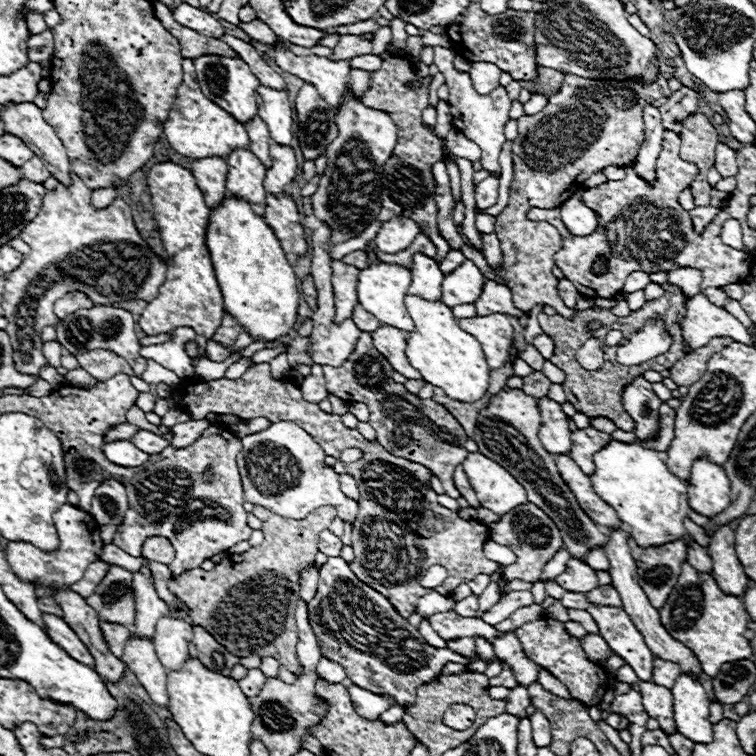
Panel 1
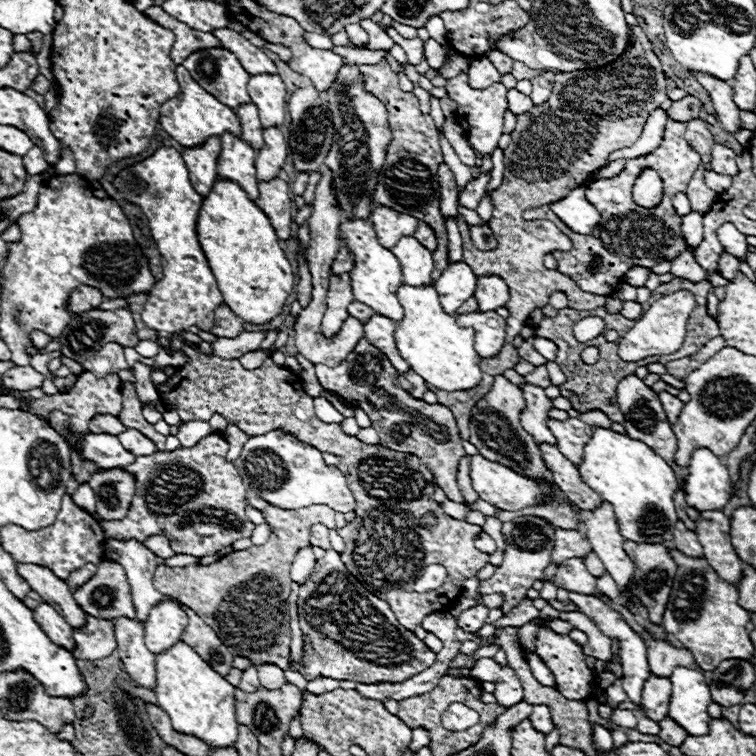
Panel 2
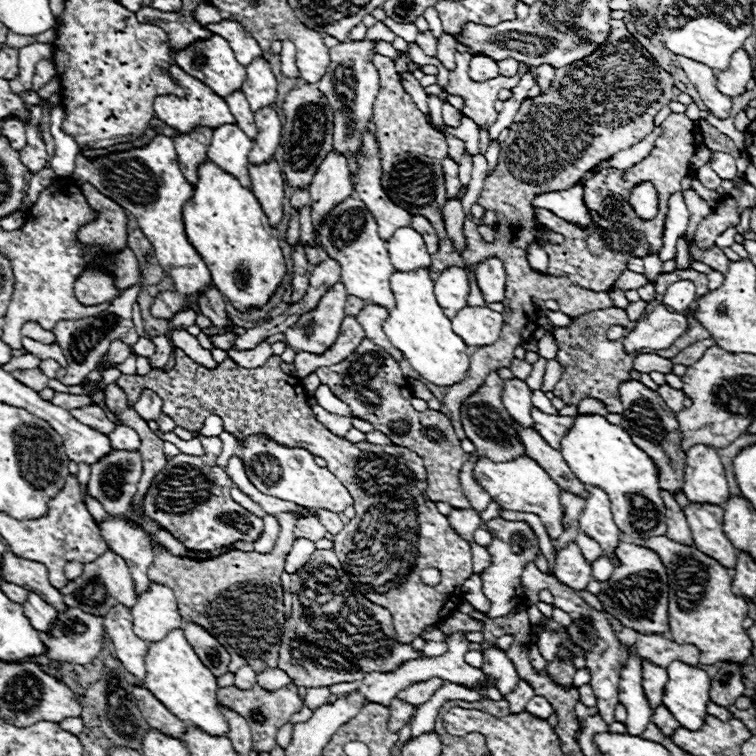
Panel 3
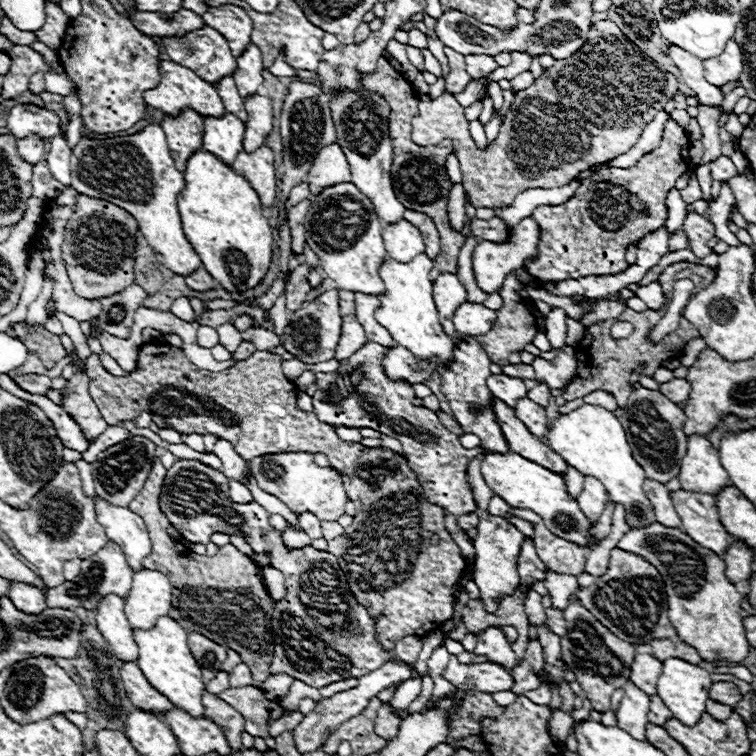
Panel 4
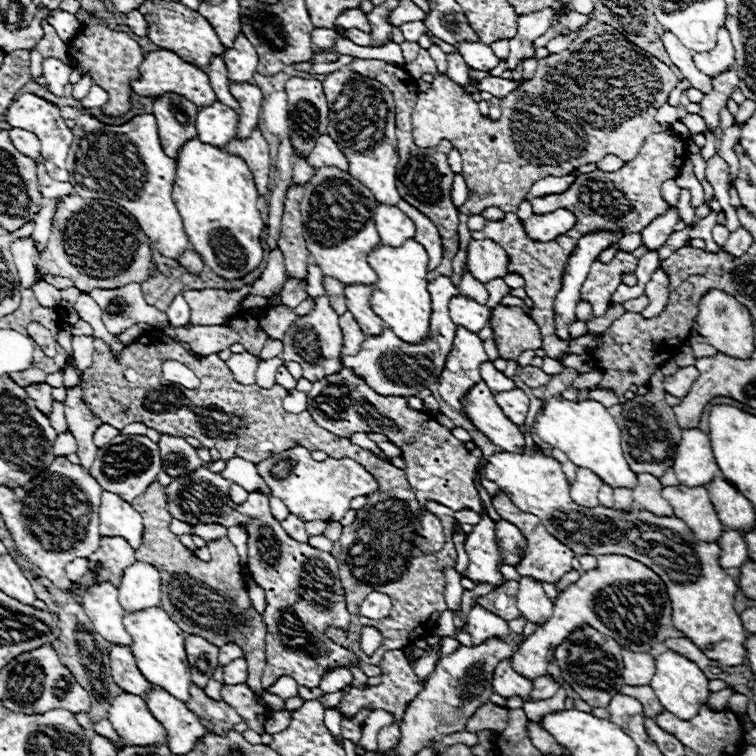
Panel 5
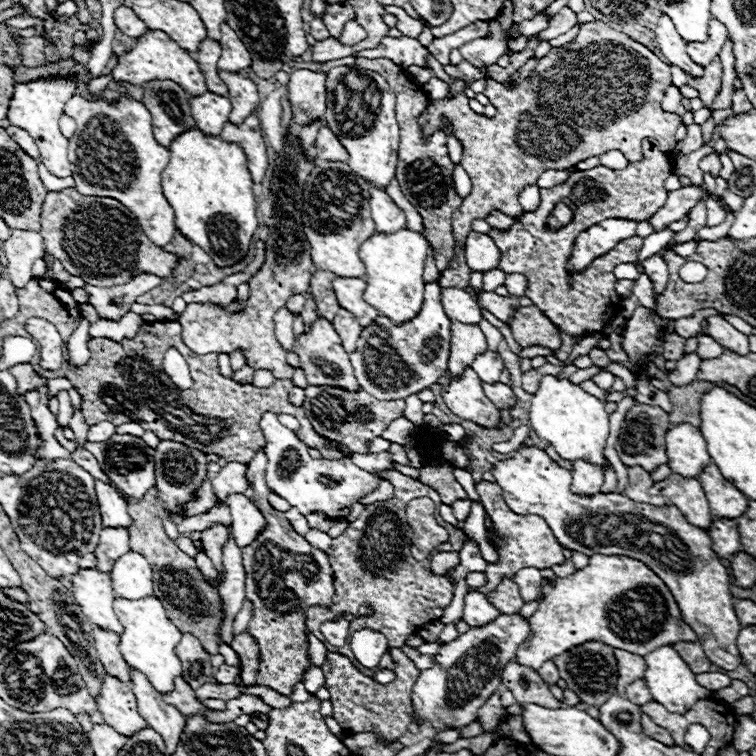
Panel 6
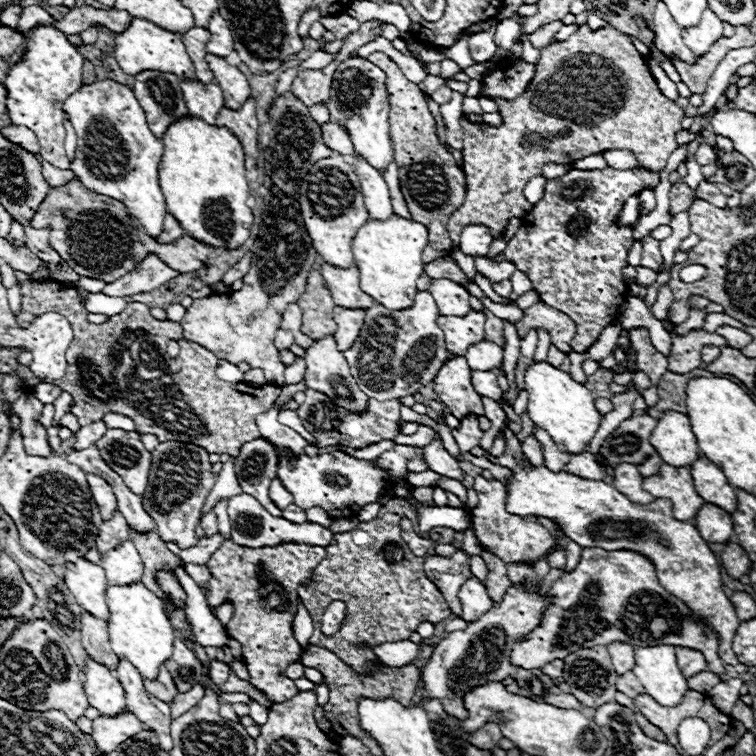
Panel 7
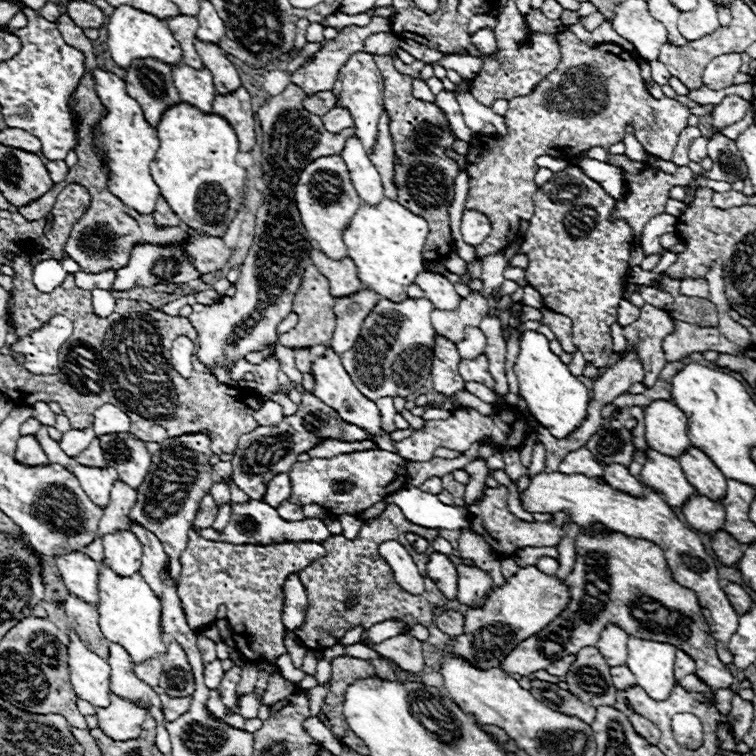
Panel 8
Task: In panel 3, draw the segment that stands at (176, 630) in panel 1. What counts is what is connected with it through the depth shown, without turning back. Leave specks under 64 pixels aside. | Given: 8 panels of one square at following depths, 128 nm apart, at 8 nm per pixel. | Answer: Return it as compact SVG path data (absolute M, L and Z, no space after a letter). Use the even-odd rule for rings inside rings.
M150 582L144 594L136 596L136 604L130 608L134 632L146 642L156 642L172 628L182 626L178 616L178 606L172 590L168 586Z

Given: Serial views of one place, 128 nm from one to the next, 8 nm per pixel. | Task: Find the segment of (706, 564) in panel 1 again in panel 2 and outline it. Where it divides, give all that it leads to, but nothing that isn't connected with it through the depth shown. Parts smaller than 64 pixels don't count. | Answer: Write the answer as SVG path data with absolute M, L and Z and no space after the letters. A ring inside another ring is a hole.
M678 520L676 526L674 526L674 540L672 542L674 542L676 550L680 550L680 552L684 552L688 556L694 556L694 558L696 556L704 556L696 534L692 530L688 530L682 520Z

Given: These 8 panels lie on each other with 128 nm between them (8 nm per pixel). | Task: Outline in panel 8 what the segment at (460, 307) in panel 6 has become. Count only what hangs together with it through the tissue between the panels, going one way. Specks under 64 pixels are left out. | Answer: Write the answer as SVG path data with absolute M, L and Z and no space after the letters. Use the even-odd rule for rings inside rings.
M424 270L416 276L416 284L422 288L424 298L428 298L434 304L434 308L454 310L460 302L460 296L456 294L452 282L448 282L440 274L432 274L432 272Z

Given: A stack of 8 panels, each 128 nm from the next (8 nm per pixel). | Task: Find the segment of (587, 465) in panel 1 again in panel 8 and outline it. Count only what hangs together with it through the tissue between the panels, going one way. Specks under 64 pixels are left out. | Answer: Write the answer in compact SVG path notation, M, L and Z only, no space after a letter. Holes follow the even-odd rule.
M480 354L478 358L474 360L466 360L462 358L460 364L458 364L458 372L464 380L474 380L474 382L480 382L480 384L486 384L488 388L494 386L494 380L488 372L488 358L484 354Z

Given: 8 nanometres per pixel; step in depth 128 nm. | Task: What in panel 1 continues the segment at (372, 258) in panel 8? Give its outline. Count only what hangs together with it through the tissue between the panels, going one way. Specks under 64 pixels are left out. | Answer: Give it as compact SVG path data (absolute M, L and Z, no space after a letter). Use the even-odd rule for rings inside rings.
M406 294L404 304L410 318L414 320L414 330L408 332L406 338L408 362L422 374L428 384L442 388L450 398L462 402L480 400L486 394L490 378L490 368L486 364L480 342L458 326L452 310L444 306L444 302L430 302L420 296Z

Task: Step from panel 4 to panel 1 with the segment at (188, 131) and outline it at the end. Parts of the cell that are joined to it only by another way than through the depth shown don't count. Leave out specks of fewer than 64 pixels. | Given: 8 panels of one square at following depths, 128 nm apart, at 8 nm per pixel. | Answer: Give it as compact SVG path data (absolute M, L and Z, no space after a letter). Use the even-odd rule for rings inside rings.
M218 156L192 160L192 174L200 190L204 190L204 198L210 208L220 204L226 196L226 168L226 160Z

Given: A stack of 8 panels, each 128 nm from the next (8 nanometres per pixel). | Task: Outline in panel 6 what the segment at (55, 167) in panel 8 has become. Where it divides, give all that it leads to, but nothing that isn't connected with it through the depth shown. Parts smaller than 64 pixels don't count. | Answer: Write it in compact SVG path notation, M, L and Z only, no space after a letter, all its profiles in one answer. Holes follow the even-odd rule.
M42 163L38 164L38 172L48 192L56 192L56 190L64 190L64 188L72 188L72 186L74 186L74 178L72 178L72 176L68 176L68 178L58 178L58 176L50 174L50 172L46 170L46 166Z

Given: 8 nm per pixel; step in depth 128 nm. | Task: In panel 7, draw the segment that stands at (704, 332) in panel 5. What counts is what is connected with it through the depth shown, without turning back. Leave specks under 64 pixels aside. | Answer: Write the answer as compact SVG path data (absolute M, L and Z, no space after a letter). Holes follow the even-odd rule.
M720 326L716 332L718 332L720 336L724 336L732 348L744 348L746 344L752 342L752 336L750 336L750 334L746 334L744 330L732 328L732 326Z

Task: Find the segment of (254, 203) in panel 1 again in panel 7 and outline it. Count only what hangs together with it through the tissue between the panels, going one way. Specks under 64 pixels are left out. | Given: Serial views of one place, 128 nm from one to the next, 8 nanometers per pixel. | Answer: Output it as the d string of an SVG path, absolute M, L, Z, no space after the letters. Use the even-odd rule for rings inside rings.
M182 80L180 82L184 102L192 116L200 116L204 122L214 124L220 106L224 106L224 96L218 84L202 84L200 80Z

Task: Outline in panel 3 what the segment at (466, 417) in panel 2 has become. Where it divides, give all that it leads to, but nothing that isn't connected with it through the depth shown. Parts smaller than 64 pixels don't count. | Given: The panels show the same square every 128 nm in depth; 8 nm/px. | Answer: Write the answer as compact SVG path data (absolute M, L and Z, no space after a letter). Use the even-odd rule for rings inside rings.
M612 20L610 26L612 32L602 46L598 46L584 60L556 68L556 76L550 88L540 96L524 100L514 116L508 138L502 142L498 164L486 176L484 188L478 198L478 204L482 208L498 212L496 241L504 244L484 242L477 231L477 225L468 218L464 222L464 266L474 269L476 264L486 260L486 256L498 256L506 266L506 296L502 312L506 326L502 326L500 338L494 342L494 346L472 348L470 370L466 372L466 378L458 384L452 384L446 398L442 400L440 410L450 418L460 440L466 438L458 416L460 404L482 384L484 376L490 370L510 366L514 360L514 348L530 340L538 318L534 300L556 300L562 312L572 318L588 314L592 310L606 310L614 306L608 292L586 290L574 286L568 278L534 272L526 262L528 244L540 245L540 235L553 244L562 244L558 233L539 230L534 208L530 206L532 198L540 192L566 190L572 184L578 184L584 172L592 170L602 160L608 160L618 150L626 150L632 144L640 142L654 128L654 118L660 108L672 102L676 88L674 78L654 62L648 50L640 46L638 40L626 30L626 24L622 20Z

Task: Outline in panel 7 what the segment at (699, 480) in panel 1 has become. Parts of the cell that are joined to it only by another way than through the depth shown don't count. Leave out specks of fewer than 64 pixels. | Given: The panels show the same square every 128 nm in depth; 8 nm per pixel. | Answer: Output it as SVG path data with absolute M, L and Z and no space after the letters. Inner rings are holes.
M674 410L662 412L656 430L650 434L650 442L660 458L672 462L672 466L690 466L700 454L688 416Z

